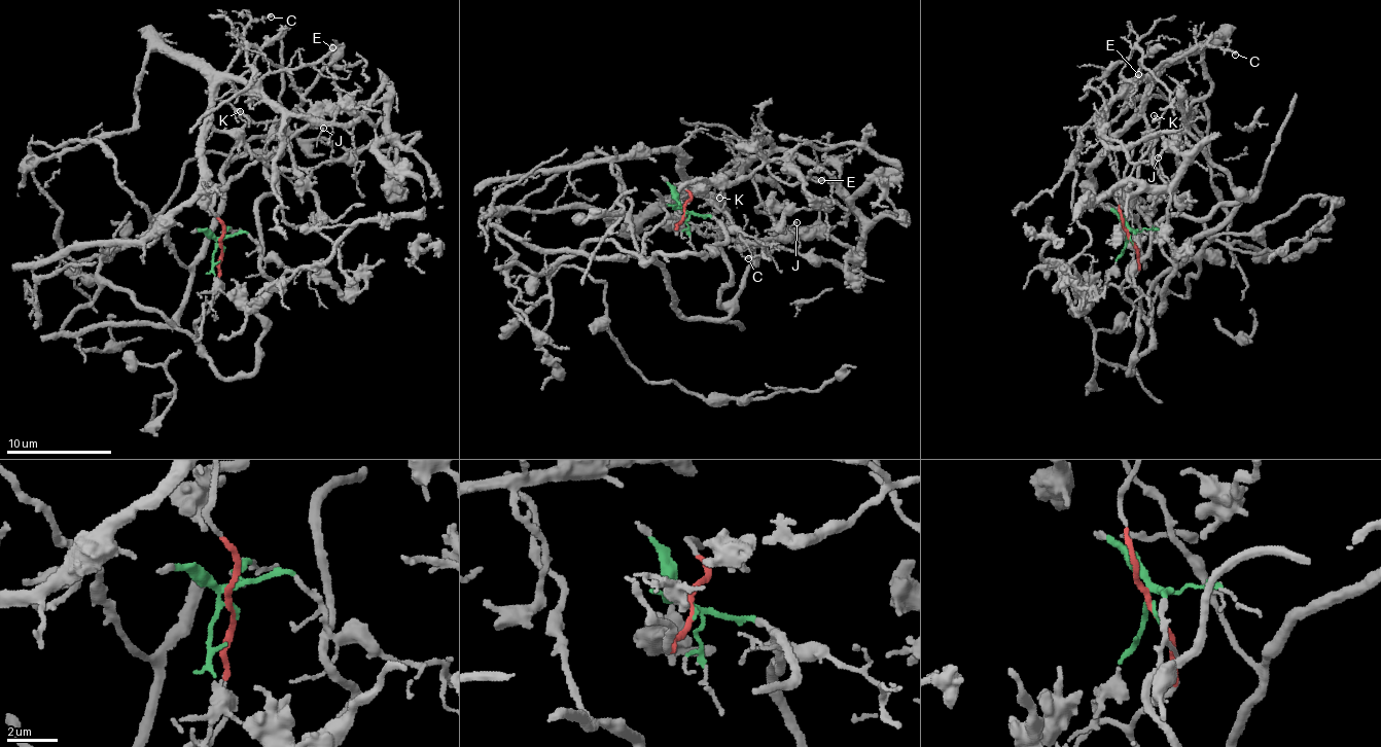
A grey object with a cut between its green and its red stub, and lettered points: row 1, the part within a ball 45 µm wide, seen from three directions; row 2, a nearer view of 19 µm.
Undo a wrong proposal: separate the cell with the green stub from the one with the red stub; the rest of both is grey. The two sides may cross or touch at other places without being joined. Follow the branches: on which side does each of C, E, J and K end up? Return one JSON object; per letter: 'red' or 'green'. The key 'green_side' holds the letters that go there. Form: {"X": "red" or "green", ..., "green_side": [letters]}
{"C": "green", "E": "green", "J": "green", "K": "green", "green_side": ["C", "E", "J", "K"]}

